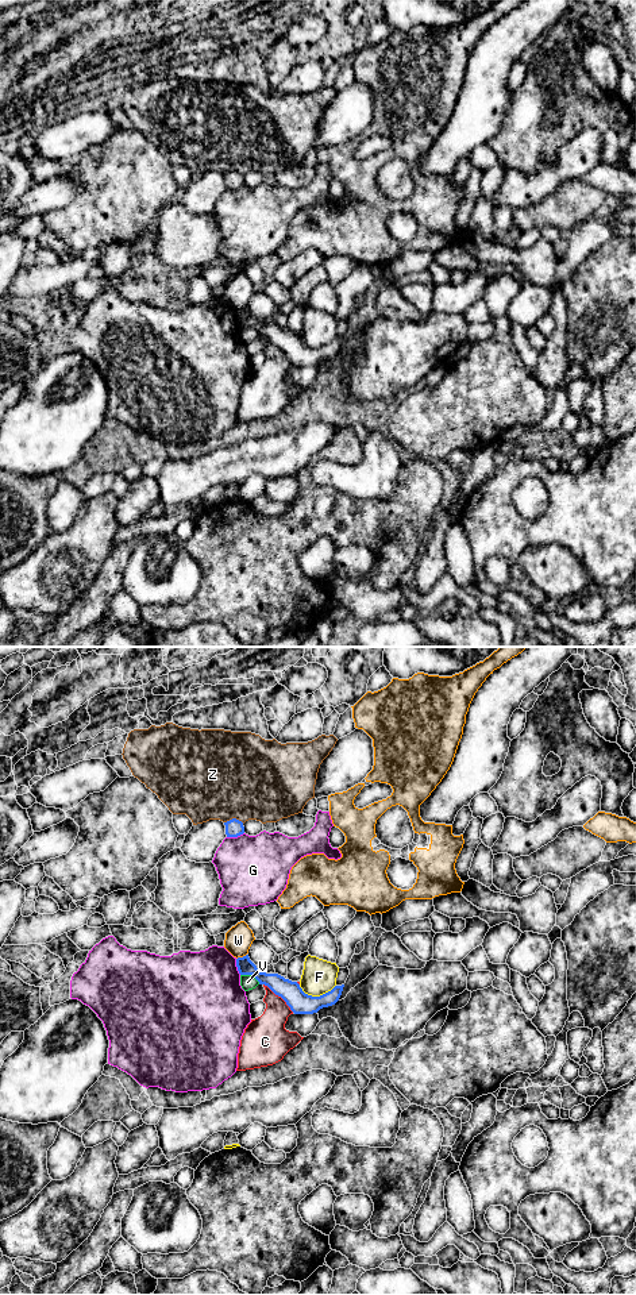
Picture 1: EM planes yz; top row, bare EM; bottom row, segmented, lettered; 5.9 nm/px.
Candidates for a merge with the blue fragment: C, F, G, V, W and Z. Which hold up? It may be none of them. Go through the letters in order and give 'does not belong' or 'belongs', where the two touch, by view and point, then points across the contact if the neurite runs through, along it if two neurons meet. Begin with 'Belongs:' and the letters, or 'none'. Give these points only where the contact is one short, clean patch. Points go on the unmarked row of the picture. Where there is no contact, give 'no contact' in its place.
Belongs: none
C: does not belong; meets blue in yz at (280, 347)
F: does not belong; meets blue in yz at (316, 349)
G: does not belong; meets blue in yz at (235, 188)
V: does not belong; meets blue in yz at (250, 326); border along yz (241, 326), (250, 326), (259, 335)
W: does not belong; meets blue in yz at (241, 309)
Z: does not belong; meets blue in yz at (234, 170)

